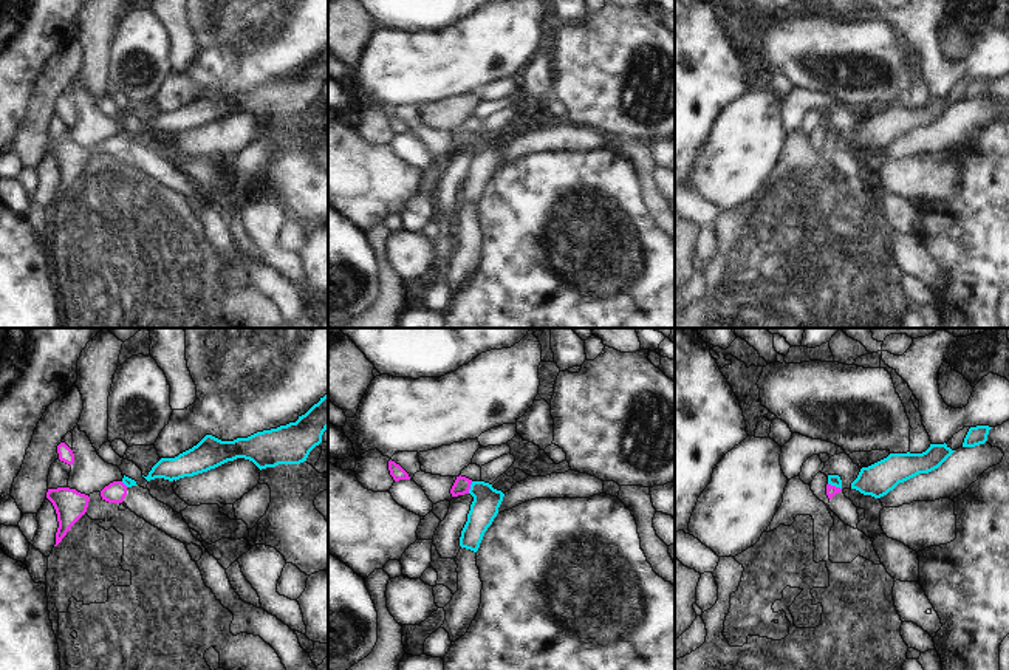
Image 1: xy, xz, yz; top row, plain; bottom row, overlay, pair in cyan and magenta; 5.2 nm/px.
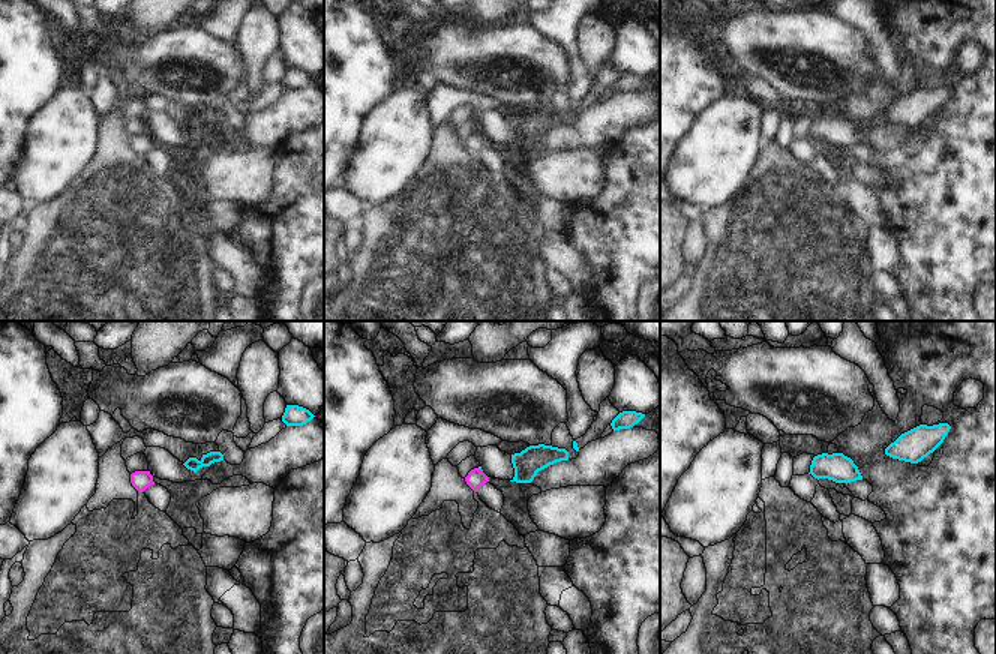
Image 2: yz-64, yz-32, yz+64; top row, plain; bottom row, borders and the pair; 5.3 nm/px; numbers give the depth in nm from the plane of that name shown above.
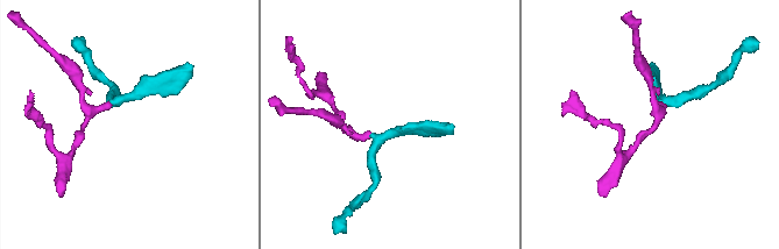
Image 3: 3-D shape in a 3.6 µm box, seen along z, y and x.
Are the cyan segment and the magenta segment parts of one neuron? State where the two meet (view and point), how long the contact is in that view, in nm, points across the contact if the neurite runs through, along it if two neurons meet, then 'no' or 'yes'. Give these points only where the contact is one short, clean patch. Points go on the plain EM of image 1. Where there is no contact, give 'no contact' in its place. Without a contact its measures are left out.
yz (834, 138) | 80 nm | across yz (834, 133), (834, 138), (831, 144) | yes

